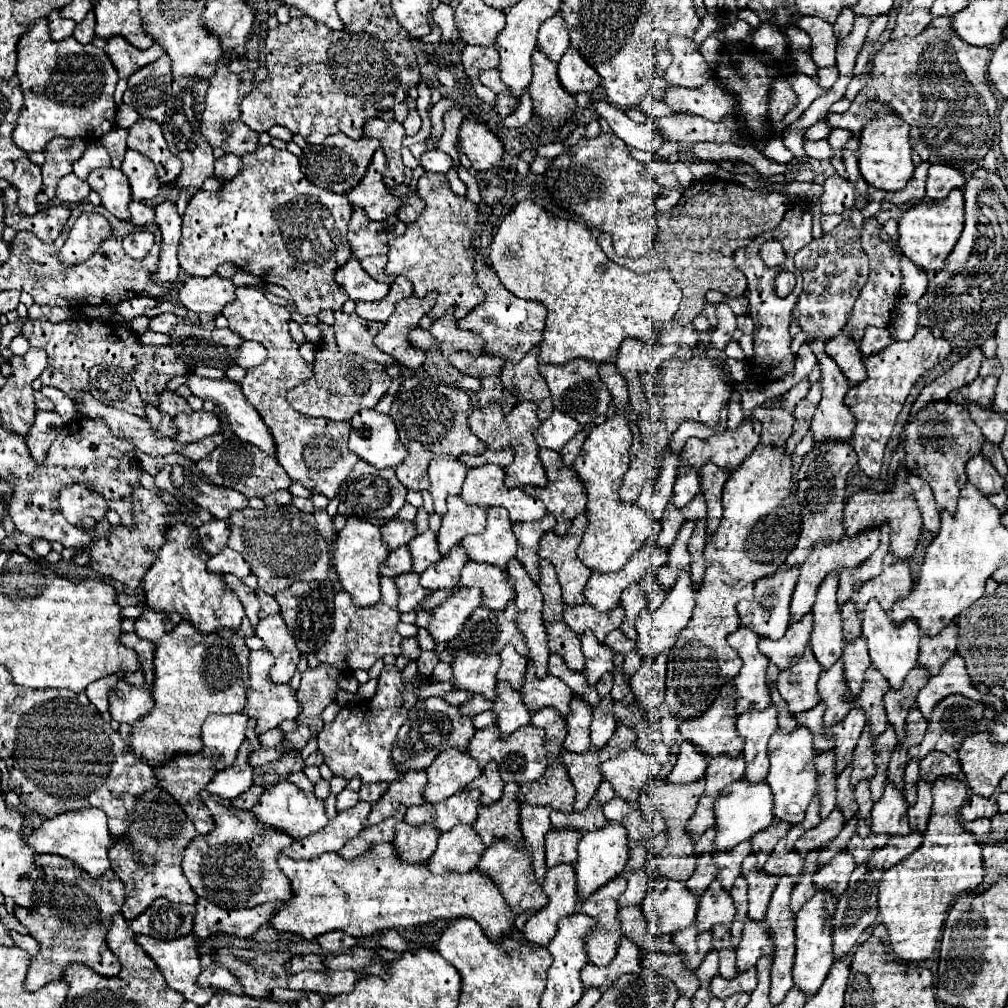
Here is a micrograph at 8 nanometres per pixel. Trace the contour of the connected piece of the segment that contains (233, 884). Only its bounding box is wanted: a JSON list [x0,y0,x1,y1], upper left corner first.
[182,792,296,910]

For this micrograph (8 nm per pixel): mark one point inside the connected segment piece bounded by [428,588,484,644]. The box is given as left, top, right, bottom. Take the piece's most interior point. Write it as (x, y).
(448, 619)

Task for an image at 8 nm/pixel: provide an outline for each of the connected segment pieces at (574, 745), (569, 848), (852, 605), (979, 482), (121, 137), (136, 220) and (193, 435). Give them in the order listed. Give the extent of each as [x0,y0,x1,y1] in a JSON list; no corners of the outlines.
[[564,696,592,752],[546,828,582,868],[840,602,862,642],[966,454,1004,494],[102,126,128,168],[130,200,156,226],[174,410,222,444]]

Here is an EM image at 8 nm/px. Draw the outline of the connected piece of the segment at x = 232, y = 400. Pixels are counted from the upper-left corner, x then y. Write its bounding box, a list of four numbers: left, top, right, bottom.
[188,374,276,458]

